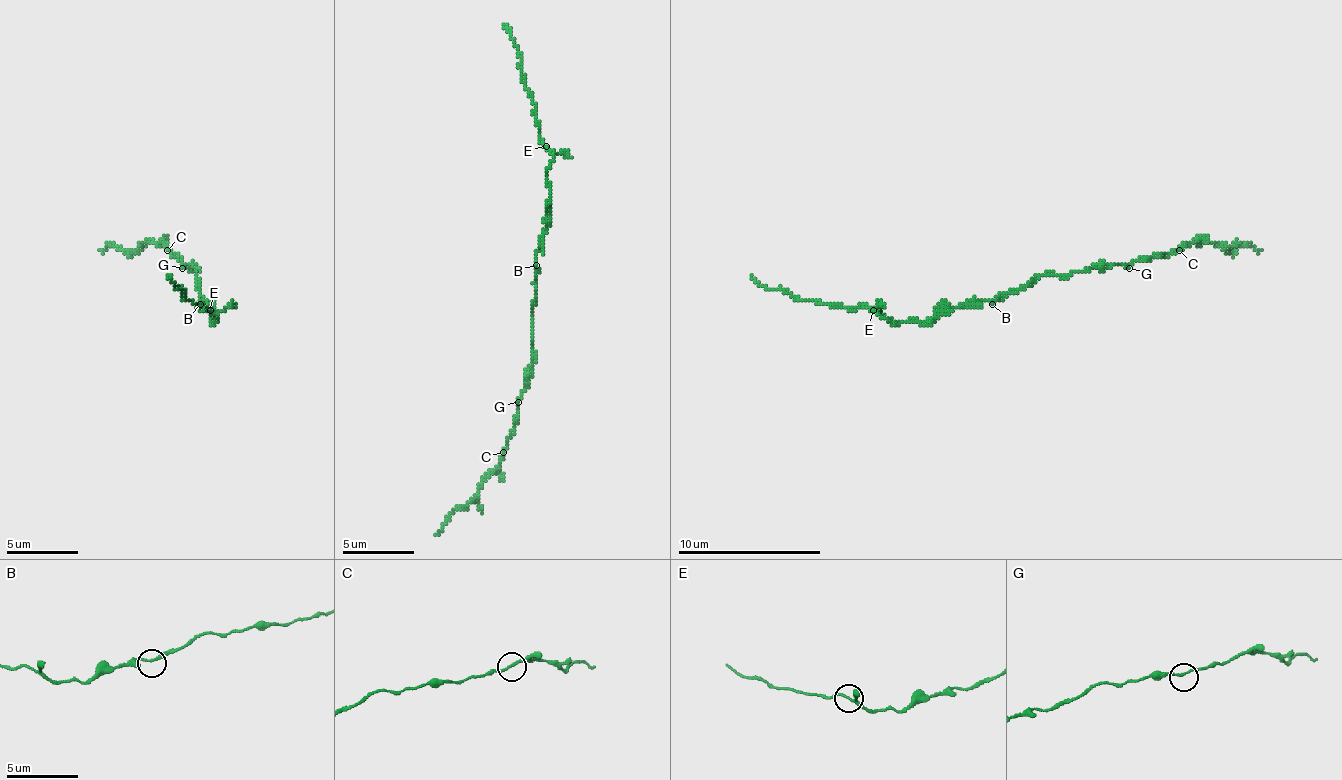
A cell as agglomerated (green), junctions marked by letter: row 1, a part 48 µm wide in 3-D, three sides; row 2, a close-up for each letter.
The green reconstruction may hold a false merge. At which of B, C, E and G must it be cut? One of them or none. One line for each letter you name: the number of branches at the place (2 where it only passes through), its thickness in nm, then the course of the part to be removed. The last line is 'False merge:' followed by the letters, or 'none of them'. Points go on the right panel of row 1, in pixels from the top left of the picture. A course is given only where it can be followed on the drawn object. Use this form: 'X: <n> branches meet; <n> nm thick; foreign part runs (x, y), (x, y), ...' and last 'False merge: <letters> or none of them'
False merge: none of them

